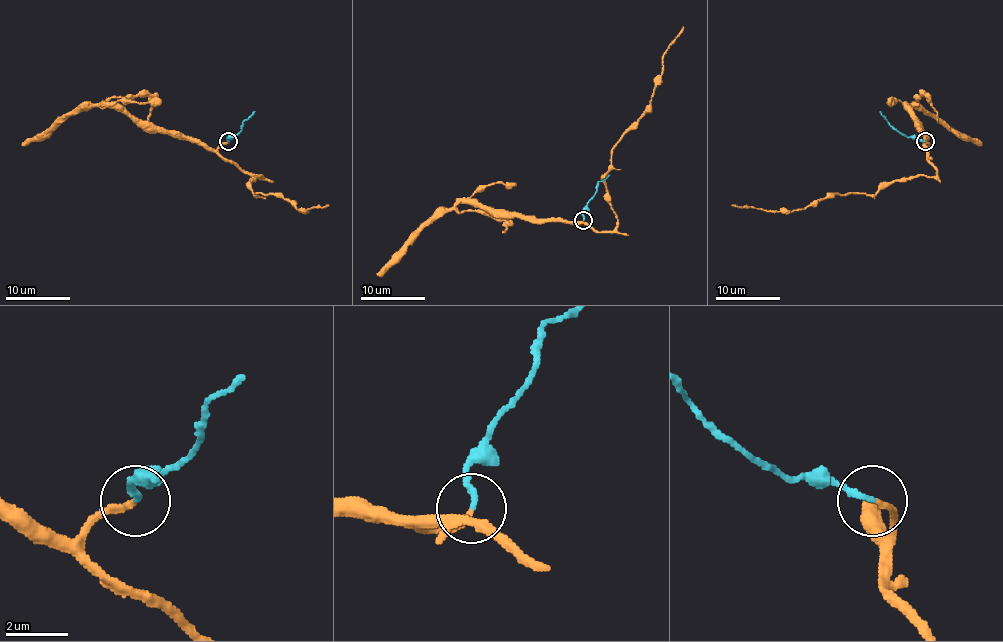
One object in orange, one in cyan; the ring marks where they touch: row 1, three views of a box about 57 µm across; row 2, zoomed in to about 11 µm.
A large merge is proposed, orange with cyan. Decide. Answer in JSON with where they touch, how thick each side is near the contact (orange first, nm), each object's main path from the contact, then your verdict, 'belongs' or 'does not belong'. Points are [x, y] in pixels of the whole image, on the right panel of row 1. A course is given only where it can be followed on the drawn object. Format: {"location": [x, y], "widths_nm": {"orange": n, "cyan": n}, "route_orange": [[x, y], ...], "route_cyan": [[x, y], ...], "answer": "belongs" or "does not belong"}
{"location": [925, 141], "widths_nm": {"orange": 160, "cyan": 190}, "route_orange": [[925, 141], [936, 170], [933, 176], [887, 183], [874, 194], [829, 194], [803, 208], [779, 212], [731, 205]], "route_cyan": [[925, 141], [907, 138], [890, 125], [880, 111]], "answer": "belongs"}

